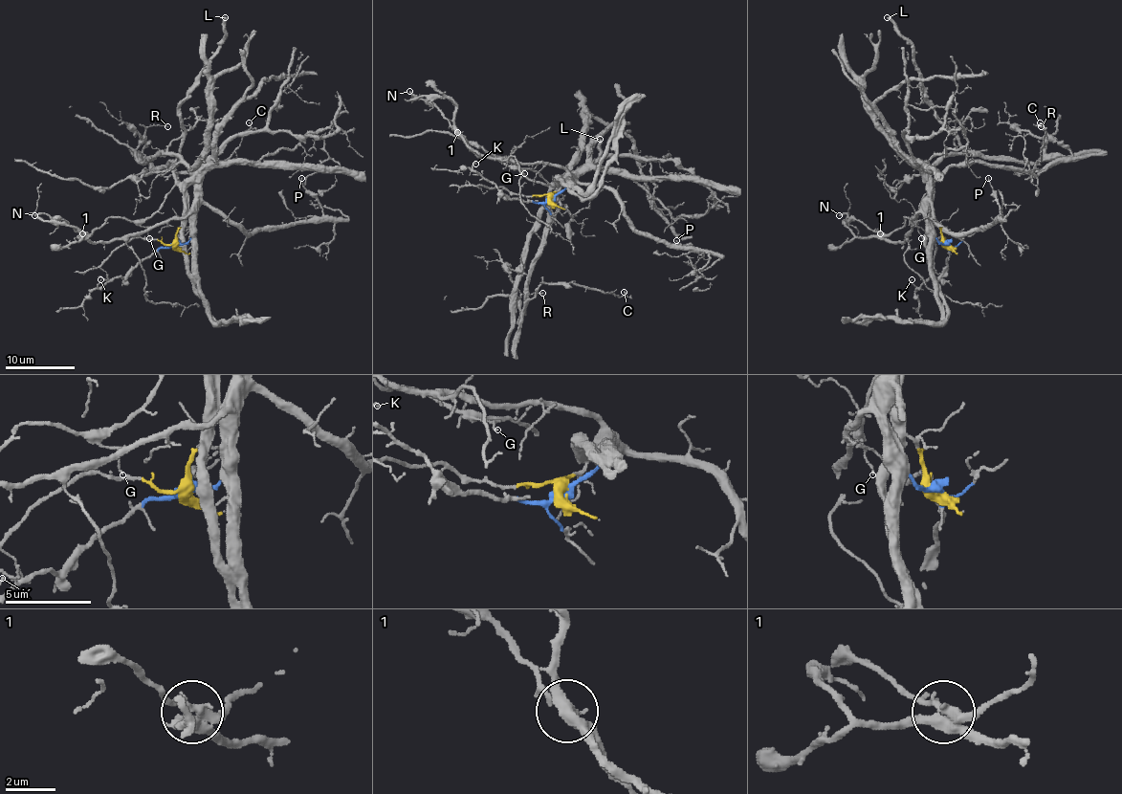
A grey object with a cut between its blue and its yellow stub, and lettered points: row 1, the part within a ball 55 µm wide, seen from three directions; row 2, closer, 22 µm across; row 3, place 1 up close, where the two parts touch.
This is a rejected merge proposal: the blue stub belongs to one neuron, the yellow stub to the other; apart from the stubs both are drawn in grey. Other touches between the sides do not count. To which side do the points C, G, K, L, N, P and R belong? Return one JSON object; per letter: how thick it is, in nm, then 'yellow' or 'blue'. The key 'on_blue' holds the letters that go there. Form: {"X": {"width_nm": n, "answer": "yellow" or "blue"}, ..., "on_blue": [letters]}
{"C": {"width_nm": 110, "answer": "yellow"}, "G": {"width_nm": 100, "answer": "yellow"}, "K": {"width_nm": 110, "answer": "blue"}, "L": {"width_nm": 360, "answer": "yellow"}, "N": {"width_nm": 220, "answer": "yellow"}, "P": {"width_nm": 120, "answer": "blue"}, "R": {"width_nm": 110, "answer": "yellow"}, "on_blue": ["K", "P"]}

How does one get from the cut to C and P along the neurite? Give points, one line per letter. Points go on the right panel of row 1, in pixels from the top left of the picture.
C: (947, 245), (934, 221), (931, 186), (950, 166), (987, 162), (1045, 168), (1030, 176), (1041, 157), (1039, 123)
P: (947, 245), (926, 209), (931, 204), (931, 217), (949, 231), (981, 228), (999, 214), (988, 177)

